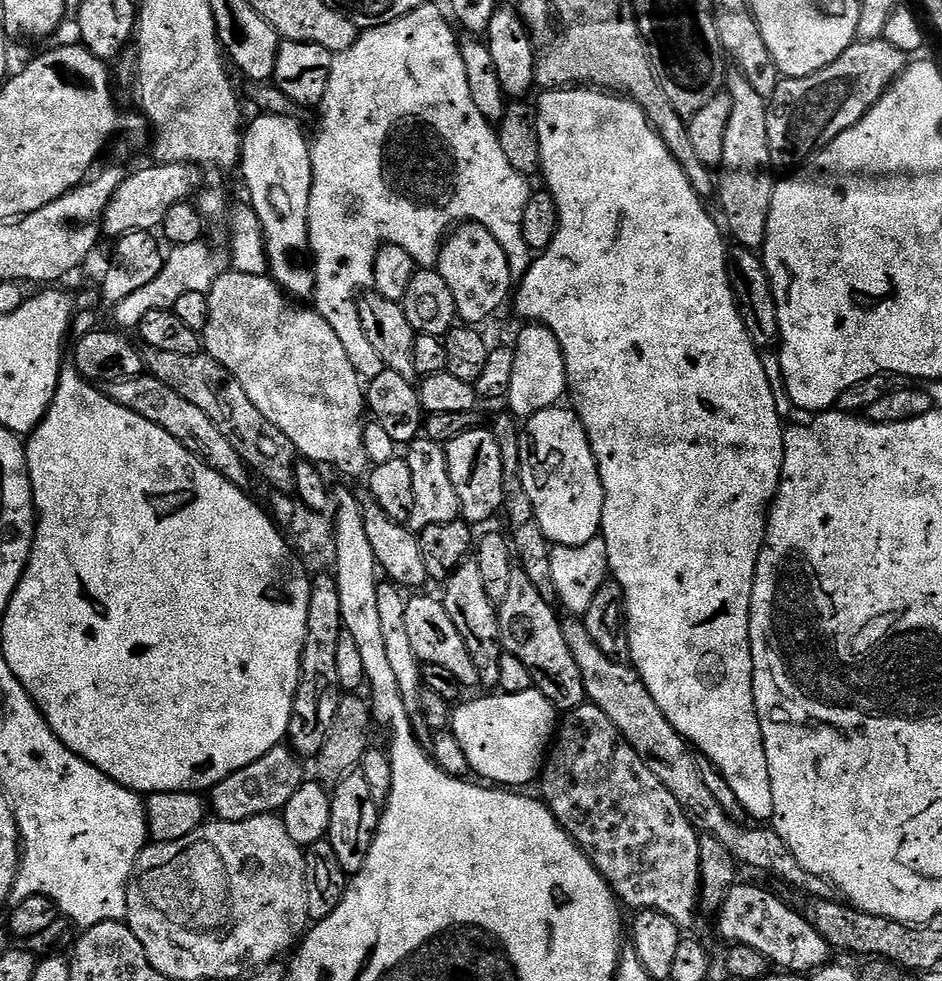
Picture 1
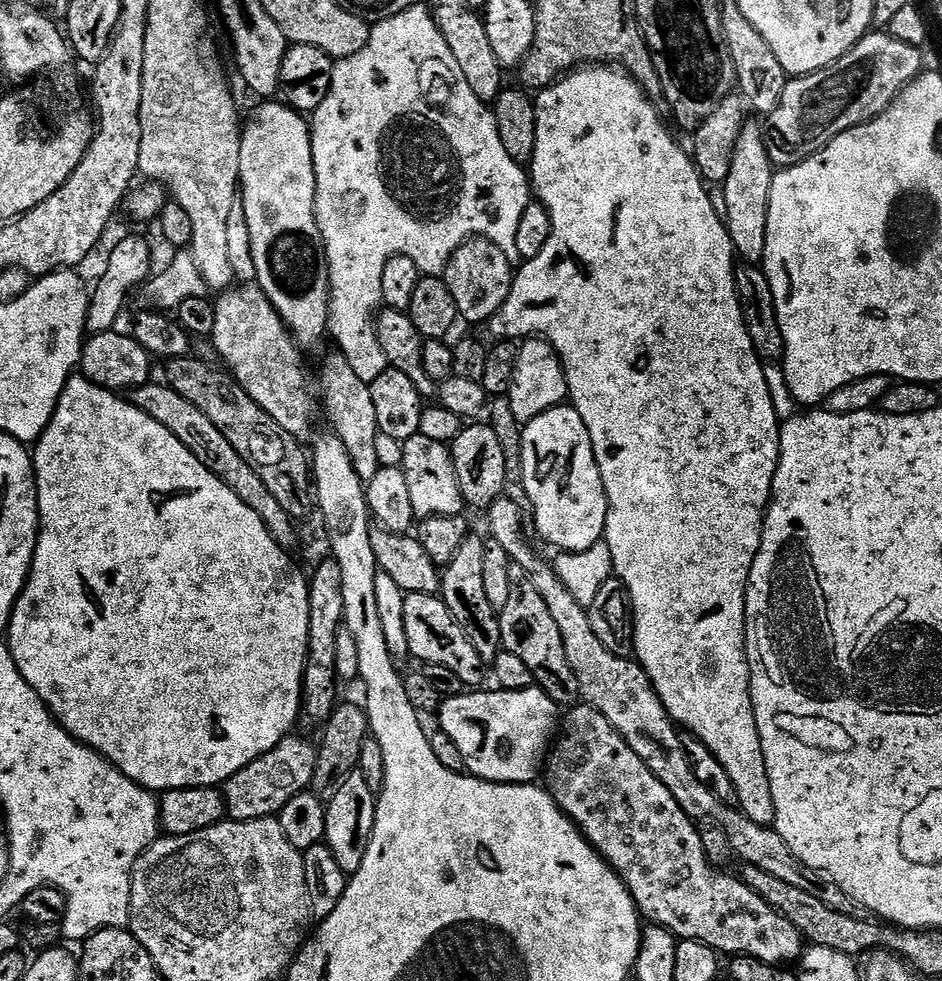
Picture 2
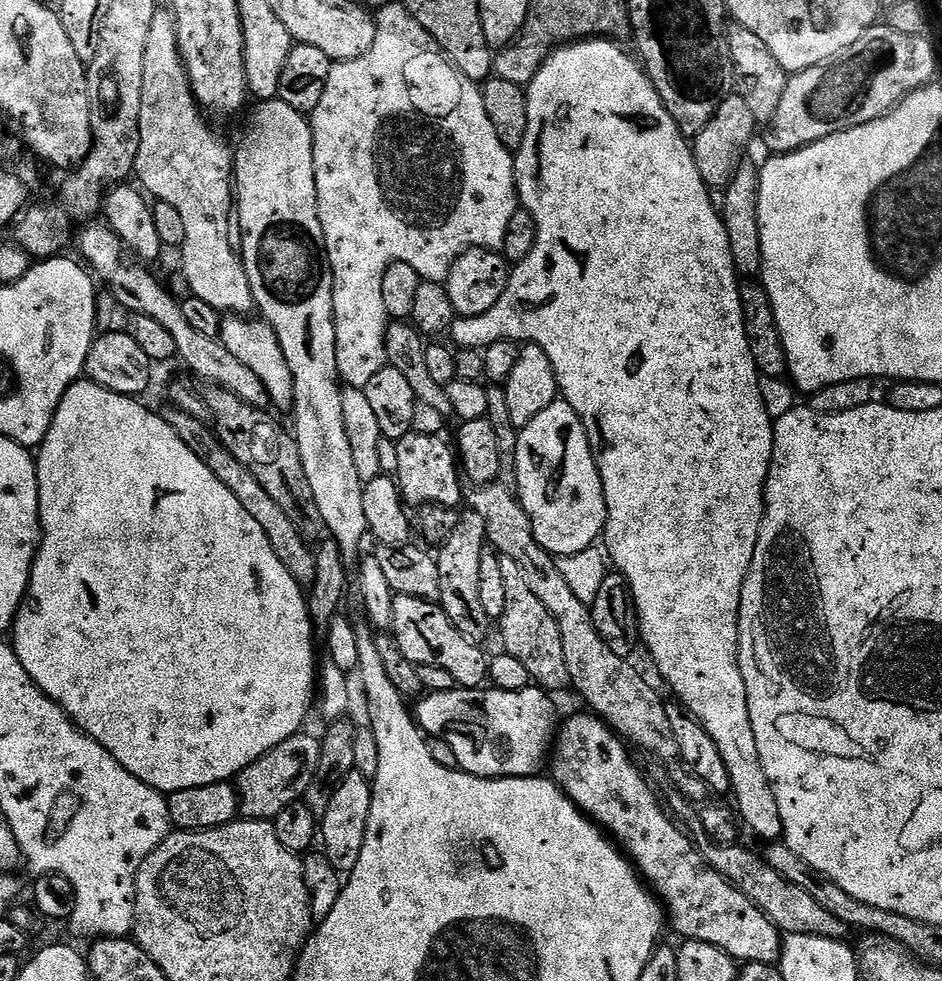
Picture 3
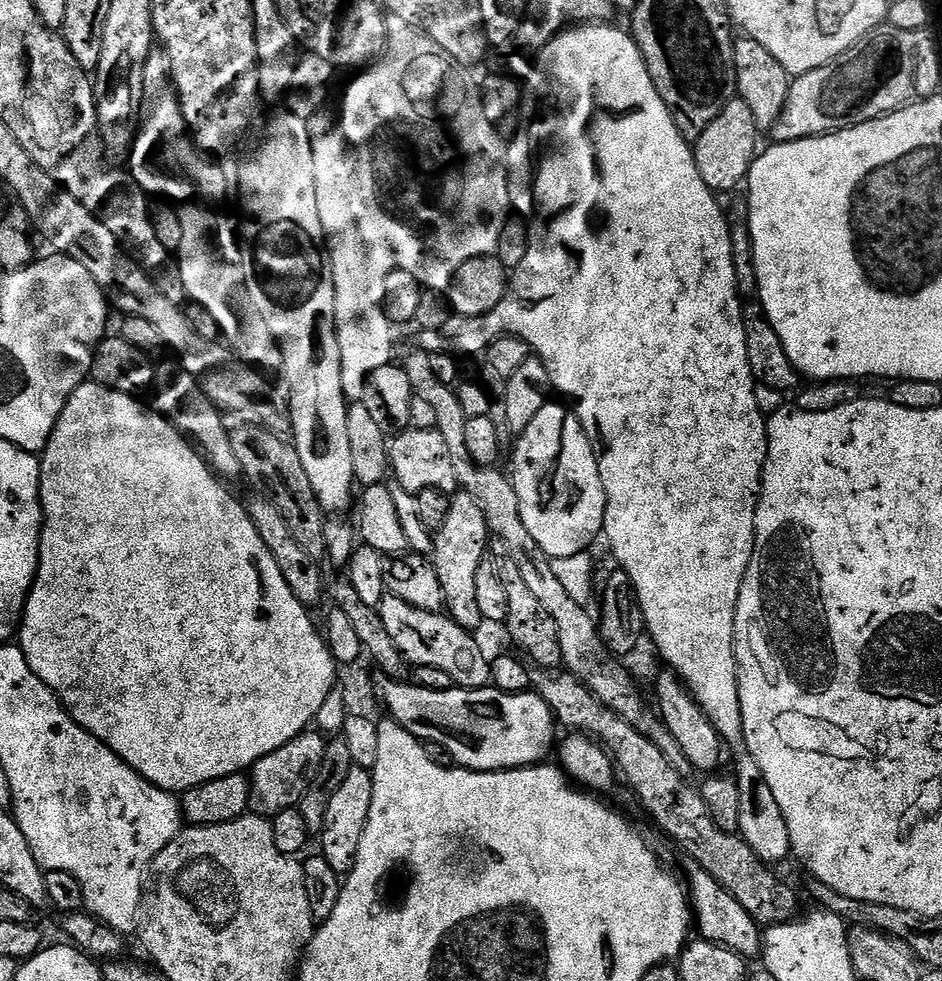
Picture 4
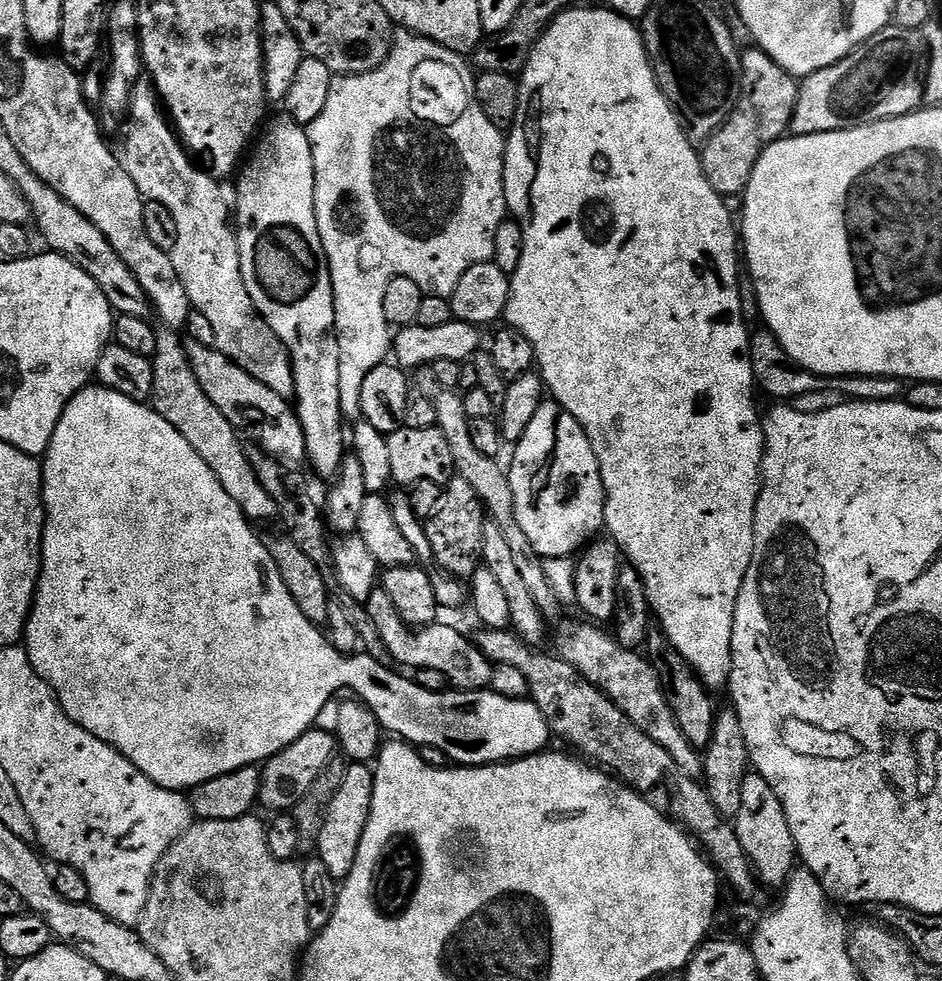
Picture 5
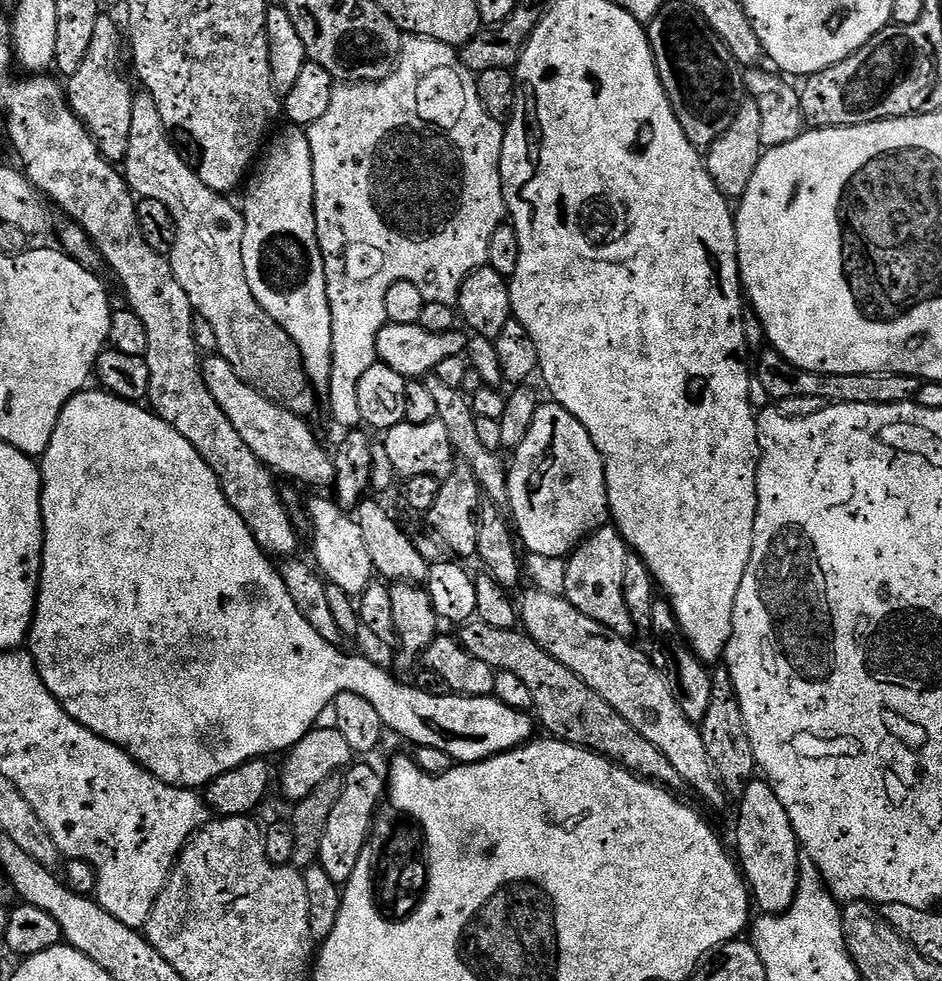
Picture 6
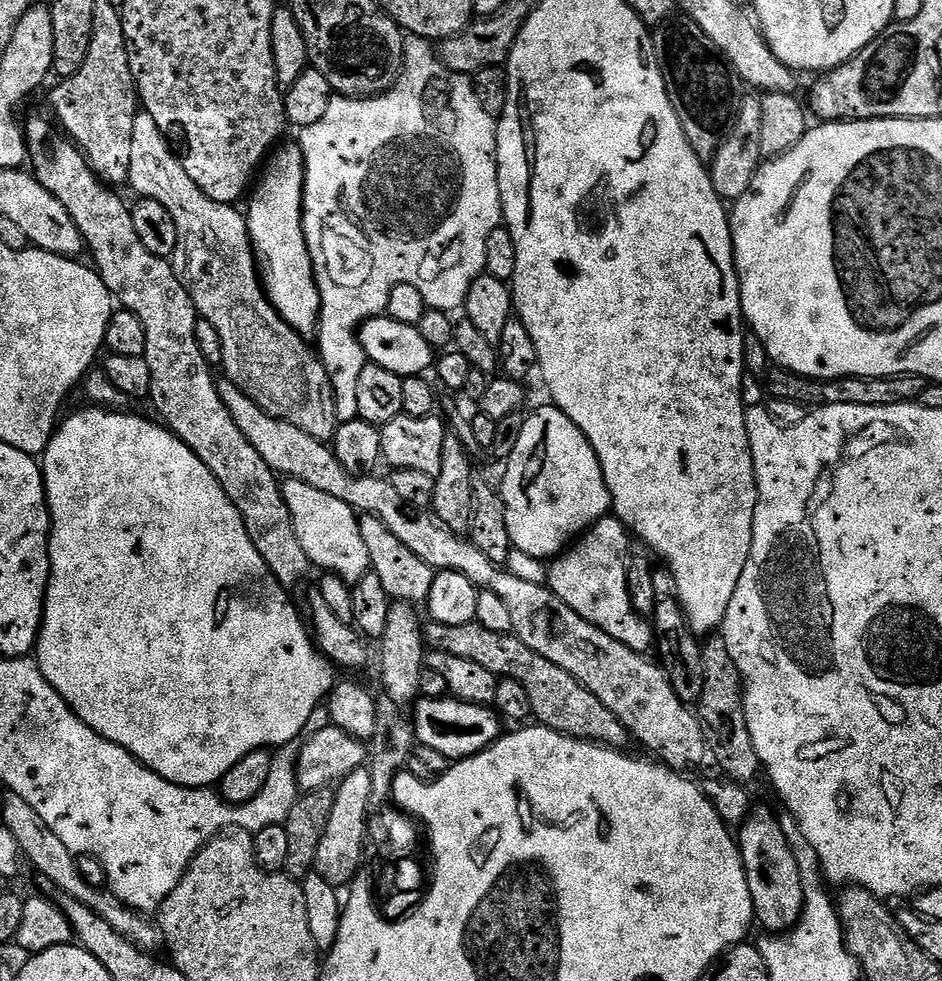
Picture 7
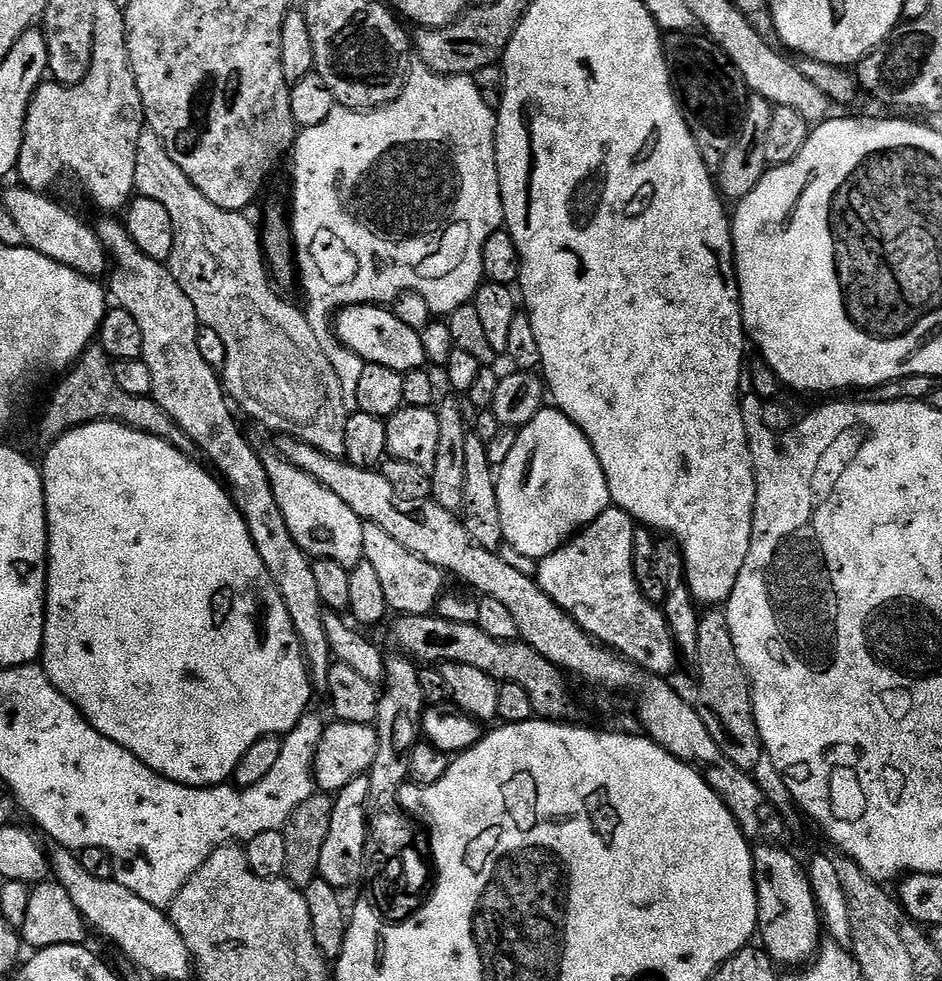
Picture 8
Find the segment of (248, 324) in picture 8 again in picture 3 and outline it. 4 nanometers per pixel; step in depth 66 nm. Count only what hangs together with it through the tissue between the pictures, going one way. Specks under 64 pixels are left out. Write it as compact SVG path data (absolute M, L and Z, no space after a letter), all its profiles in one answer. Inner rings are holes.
M157 11L154 22L150 26L150 35L146 41L146 62L142 69L142 118L140 119L140 145L138 146L138 158L136 159L135 179L138 181L139 187L143 189L149 197L155 198L161 204L169 204L174 206L174 210L178 210L178 214L182 214L182 223L186 226L186 242L182 251L179 253L180 260L184 263L184 280L188 283L187 291L193 296L202 298L202 302L210 302L210 306L214 306L222 314L248 314L253 311L252 291L250 290L250 278L246 278L246 270L244 269L244 261L241 253L233 246L230 246L229 225L230 214L234 211L234 152L224 140L219 140L212 133L210 125L204 121L205 113L196 102L196 95L192 92L192 84L188 80L188 71L184 68L184 60L180 56L178 50L178 34L176 33L176 22L172 18L171 11Z

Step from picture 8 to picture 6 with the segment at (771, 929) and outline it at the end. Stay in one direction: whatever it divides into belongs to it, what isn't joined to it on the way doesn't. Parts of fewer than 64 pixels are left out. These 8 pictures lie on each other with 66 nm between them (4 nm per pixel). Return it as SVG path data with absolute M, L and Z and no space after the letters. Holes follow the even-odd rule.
M763 778L747 781L739 800L734 852L750 889L751 899L764 914L790 910L798 888L799 854L802 851L790 826L790 814L786 814L786 806L778 802L778 794L774 794L768 781Z

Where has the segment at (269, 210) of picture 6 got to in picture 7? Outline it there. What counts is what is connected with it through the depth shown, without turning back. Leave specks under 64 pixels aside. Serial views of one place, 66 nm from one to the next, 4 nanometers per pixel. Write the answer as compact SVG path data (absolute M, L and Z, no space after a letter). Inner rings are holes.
M281 143L267 157L251 189L250 199L247 201L248 208L246 207L248 236L252 240L252 252L256 256L260 283L264 285L268 301L297 334L305 338L312 338L315 337L316 329L320 326L320 291L316 285L314 266L310 258L310 250L306 246L306 234L304 233L304 155L299 143L283 144Z

